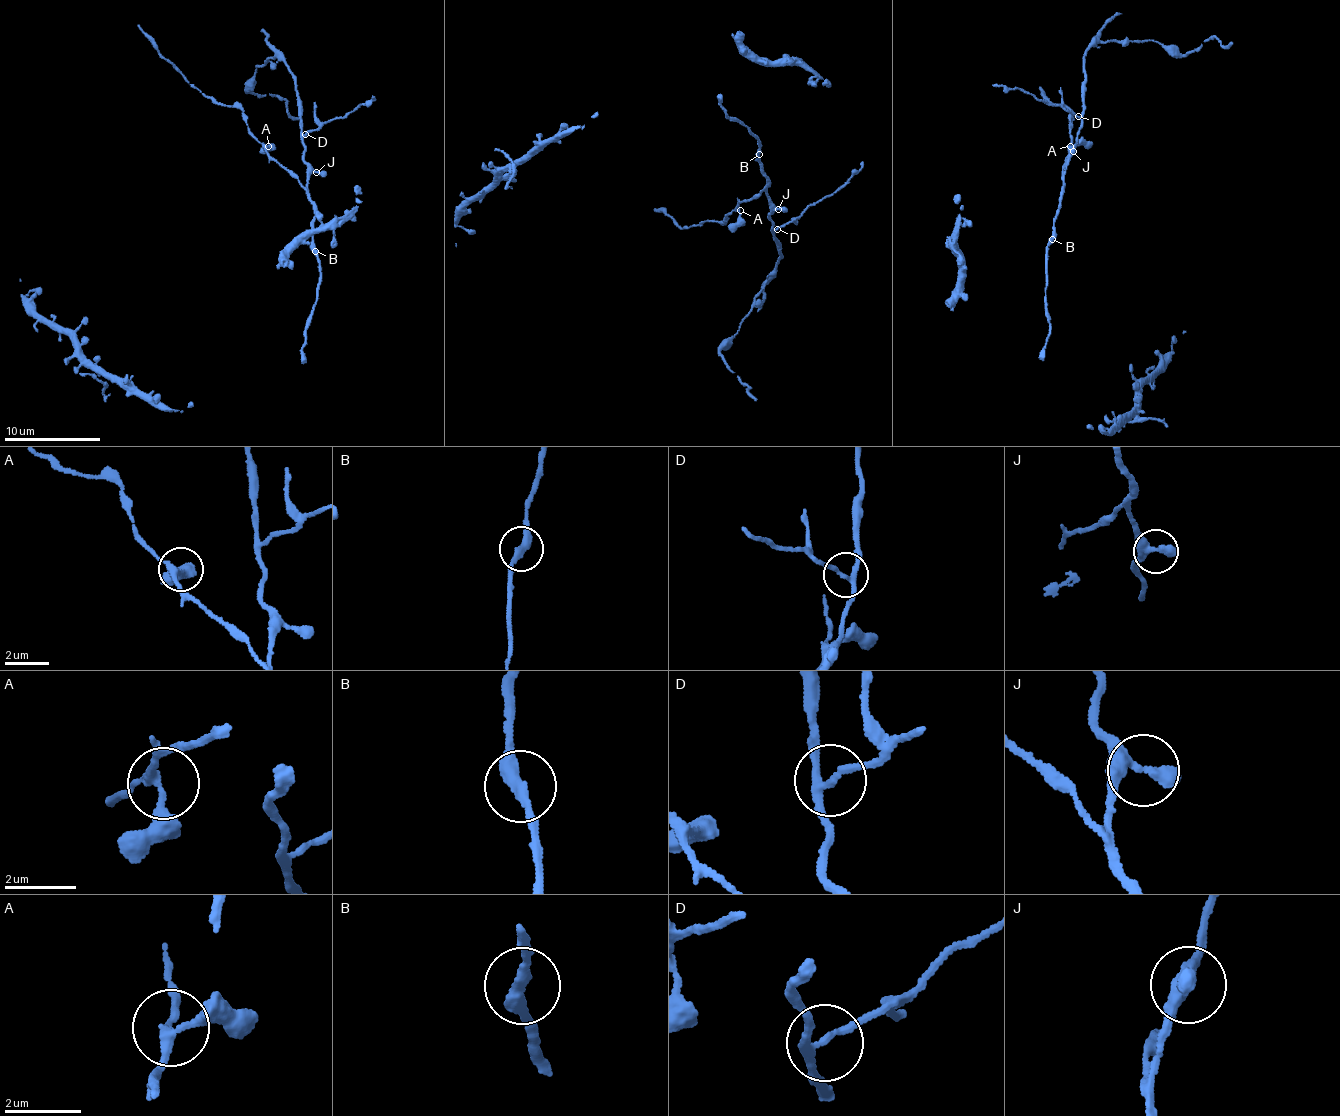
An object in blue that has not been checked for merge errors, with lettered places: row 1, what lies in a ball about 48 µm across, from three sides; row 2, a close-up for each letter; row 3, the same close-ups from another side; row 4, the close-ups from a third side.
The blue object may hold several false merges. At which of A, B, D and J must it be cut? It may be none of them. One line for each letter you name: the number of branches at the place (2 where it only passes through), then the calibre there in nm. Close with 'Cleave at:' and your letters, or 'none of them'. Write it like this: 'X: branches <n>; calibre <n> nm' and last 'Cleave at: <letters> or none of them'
Cleave at: none of them

